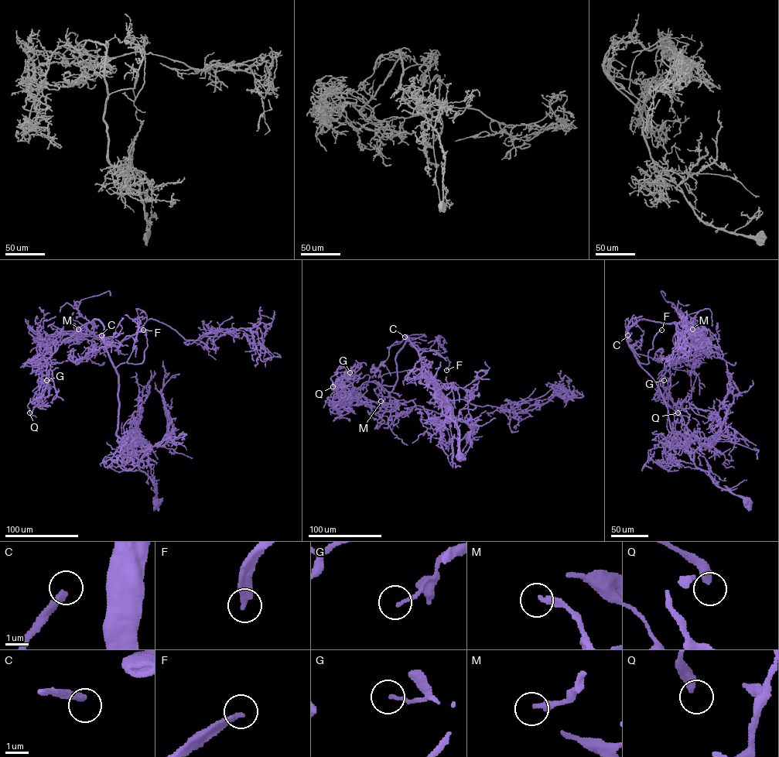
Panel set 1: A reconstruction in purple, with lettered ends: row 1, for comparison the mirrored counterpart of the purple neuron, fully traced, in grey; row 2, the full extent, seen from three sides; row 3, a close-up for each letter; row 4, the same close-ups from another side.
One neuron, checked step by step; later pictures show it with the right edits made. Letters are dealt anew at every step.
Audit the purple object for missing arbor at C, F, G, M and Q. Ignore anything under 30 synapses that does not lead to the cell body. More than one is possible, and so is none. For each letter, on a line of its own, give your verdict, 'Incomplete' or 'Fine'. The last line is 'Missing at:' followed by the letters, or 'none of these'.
C: Incomplete
F: Incomplete
G: Fine
M: Fine
Q: Fine
Missing at: C, F

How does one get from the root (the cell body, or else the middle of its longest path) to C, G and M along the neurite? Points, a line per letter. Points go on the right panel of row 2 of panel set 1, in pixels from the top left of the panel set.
C: (746, 503), (719, 488), (710, 474), (698, 467), (688, 451), (678, 445), (661, 390), (638, 362), (627, 335)
G: (746, 503), (678, 445), (661, 390), (627, 342), (640, 320), (677, 323), (679, 354), (664, 380)
M: (746, 503), (719, 488), (678, 445), (661, 390), (626, 339), (640, 320), (692, 329)

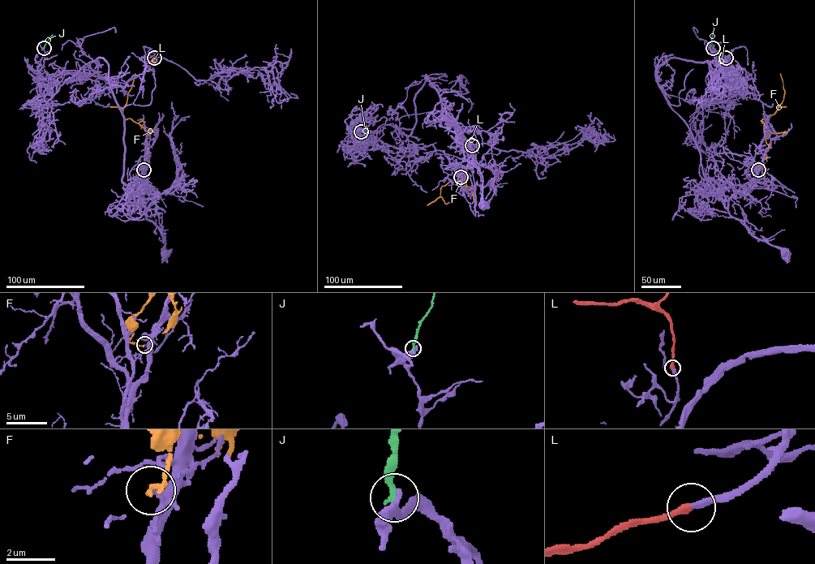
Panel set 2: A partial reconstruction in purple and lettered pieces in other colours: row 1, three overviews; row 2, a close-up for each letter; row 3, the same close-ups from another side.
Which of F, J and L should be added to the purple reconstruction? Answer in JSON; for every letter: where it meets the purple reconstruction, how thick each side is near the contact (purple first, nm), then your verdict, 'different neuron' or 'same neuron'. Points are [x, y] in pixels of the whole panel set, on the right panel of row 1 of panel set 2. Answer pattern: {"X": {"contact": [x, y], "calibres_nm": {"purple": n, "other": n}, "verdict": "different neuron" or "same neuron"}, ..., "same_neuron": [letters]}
{"F": {"contact": [758, 170], "calibres_nm": {"purple": 220, "other": 130}, "verdict": "different neuron"}, "J": {"contact": [713, 48], "calibres_nm": {"purple": 400, "other": 300}, "verdict": "different neuron"}, "L": {"contact": [726, 58], "calibres_nm": {"purple": 320, "other": 360}, "verdict": "same neuron"}, "same_neuron": ["L"]}

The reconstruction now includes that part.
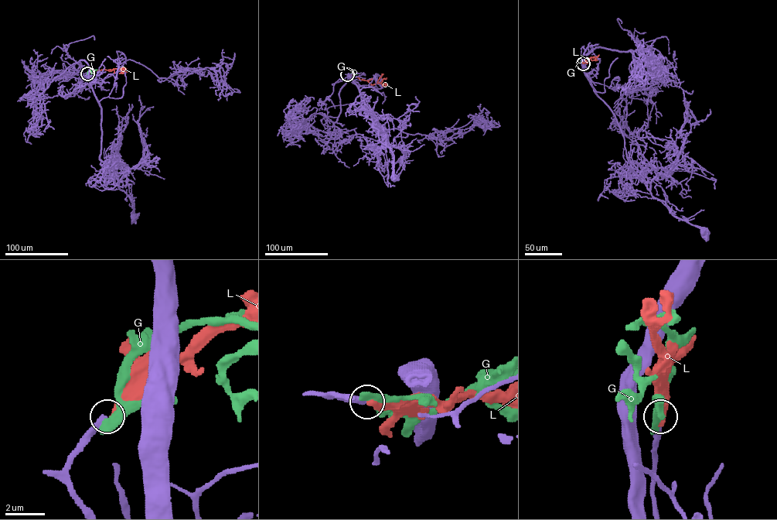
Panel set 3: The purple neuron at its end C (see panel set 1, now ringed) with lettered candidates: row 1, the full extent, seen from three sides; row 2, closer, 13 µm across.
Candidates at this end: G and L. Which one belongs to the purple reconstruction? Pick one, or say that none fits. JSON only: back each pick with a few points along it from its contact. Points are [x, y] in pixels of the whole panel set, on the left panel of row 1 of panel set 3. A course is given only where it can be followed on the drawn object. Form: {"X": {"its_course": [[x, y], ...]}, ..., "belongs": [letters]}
{"belongs": []}

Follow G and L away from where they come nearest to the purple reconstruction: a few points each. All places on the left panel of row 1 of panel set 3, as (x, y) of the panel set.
G: (86, 73), (97, 70)
L: (87, 73), (90, 70), (111, 71), (117, 68), (121, 70), (122, 73), (123, 72)

